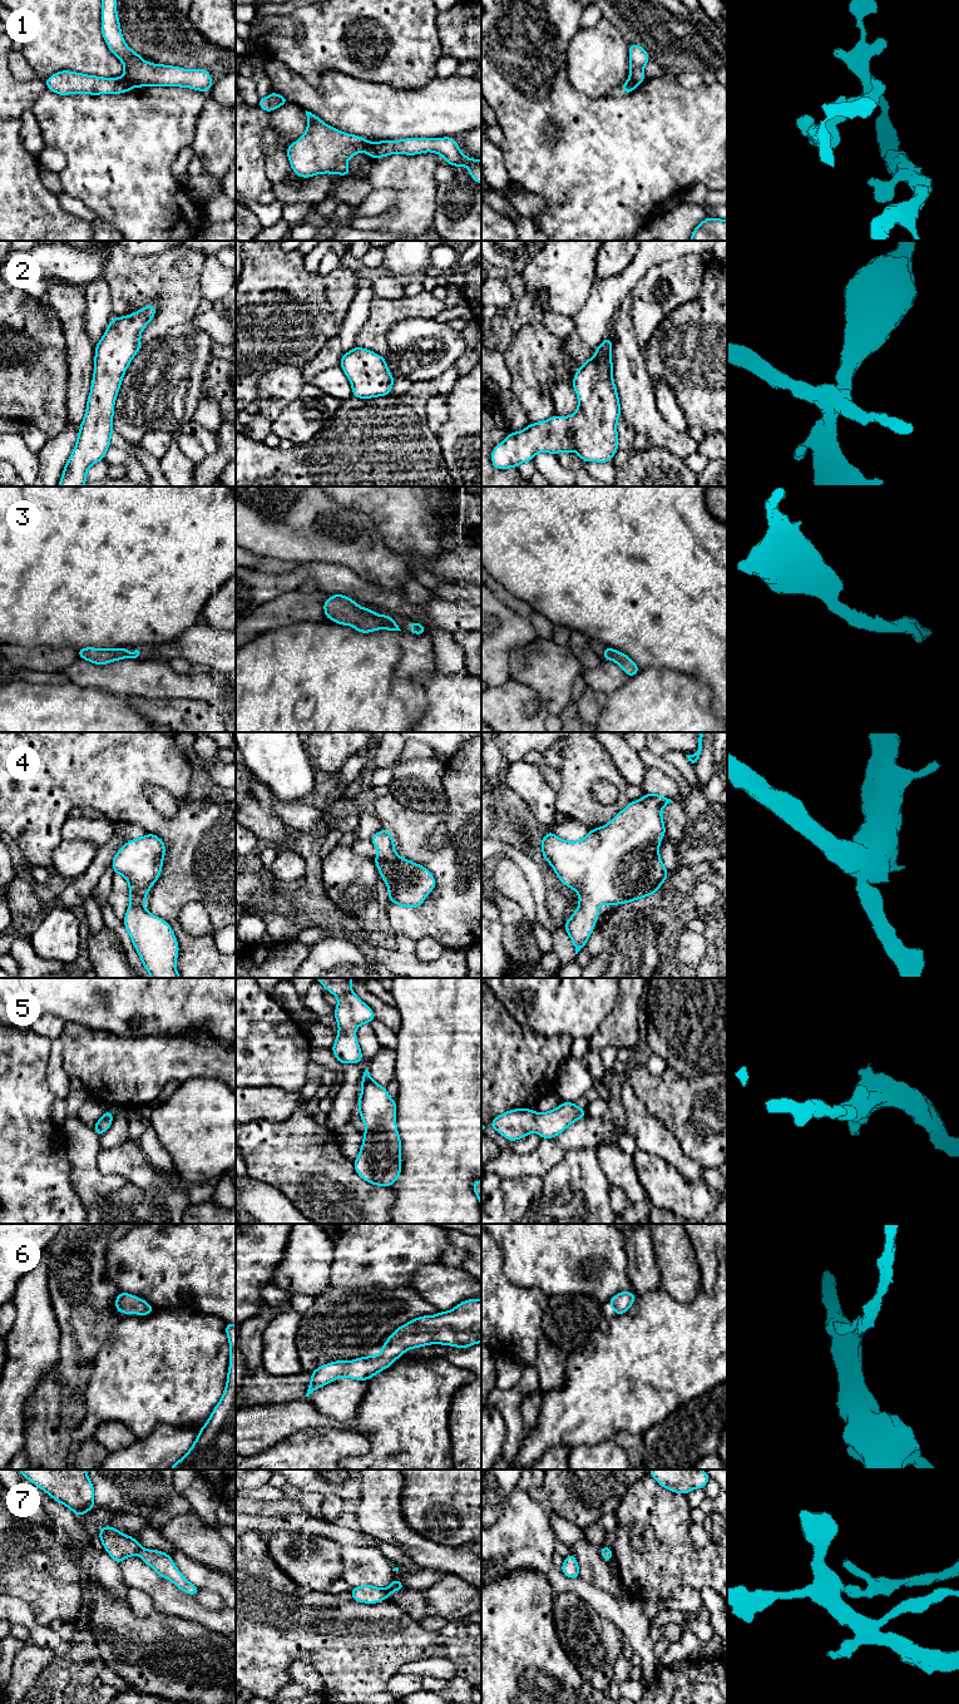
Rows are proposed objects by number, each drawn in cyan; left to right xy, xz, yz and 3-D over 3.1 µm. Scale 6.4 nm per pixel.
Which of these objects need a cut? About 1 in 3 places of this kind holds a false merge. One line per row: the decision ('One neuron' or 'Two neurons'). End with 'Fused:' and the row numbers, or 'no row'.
1: Two neurons
2: One neuron
3: One neuron
4: One neuron
5: One neuron
6: One neuron
7: Two neurons
Fused: 1, 7

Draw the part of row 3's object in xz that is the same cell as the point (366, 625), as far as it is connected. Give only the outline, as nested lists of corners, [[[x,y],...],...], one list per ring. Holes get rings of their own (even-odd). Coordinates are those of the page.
[[[333,594],[325,601],[325,617],[343,626],[352,626],[361,633],[375,629],[401,631],[390,616],[375,614],[371,608],[361,608],[354,599],[343,594]]]

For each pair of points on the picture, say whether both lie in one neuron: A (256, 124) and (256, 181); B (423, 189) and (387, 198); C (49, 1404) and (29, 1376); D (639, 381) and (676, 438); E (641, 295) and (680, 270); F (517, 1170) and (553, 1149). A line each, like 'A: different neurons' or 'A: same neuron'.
A: same neuron
B: different neurons
C: different neurons
D: same neuron
E: same neuron
F: same neuron

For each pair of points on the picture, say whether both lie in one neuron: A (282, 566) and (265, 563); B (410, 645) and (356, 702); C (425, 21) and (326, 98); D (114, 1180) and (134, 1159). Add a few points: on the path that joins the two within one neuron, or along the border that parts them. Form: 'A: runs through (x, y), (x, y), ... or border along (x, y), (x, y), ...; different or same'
A: runs through (278, 566), (268, 564); same
B: runs through (395, 658), (366, 687); same
C: border along (324, 72), (342, 72), (381, 84); different
D: border along (95, 1157), (102, 1172), (117, 1174), (129, 1181); different

